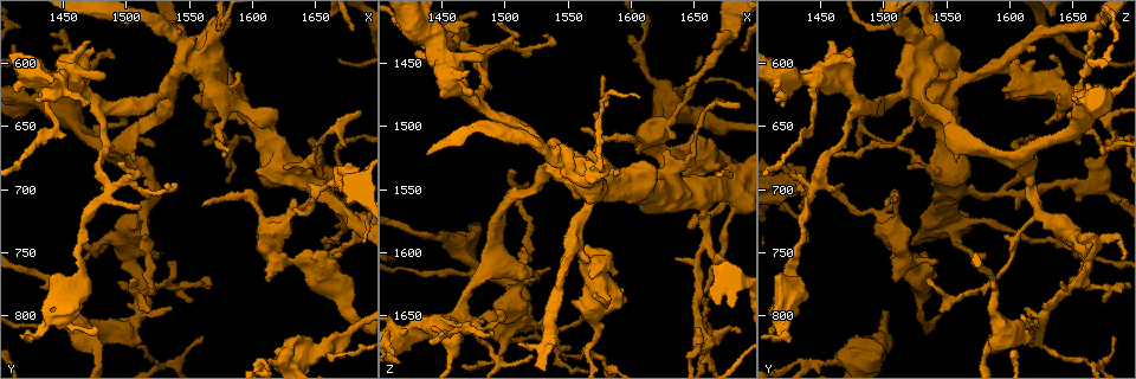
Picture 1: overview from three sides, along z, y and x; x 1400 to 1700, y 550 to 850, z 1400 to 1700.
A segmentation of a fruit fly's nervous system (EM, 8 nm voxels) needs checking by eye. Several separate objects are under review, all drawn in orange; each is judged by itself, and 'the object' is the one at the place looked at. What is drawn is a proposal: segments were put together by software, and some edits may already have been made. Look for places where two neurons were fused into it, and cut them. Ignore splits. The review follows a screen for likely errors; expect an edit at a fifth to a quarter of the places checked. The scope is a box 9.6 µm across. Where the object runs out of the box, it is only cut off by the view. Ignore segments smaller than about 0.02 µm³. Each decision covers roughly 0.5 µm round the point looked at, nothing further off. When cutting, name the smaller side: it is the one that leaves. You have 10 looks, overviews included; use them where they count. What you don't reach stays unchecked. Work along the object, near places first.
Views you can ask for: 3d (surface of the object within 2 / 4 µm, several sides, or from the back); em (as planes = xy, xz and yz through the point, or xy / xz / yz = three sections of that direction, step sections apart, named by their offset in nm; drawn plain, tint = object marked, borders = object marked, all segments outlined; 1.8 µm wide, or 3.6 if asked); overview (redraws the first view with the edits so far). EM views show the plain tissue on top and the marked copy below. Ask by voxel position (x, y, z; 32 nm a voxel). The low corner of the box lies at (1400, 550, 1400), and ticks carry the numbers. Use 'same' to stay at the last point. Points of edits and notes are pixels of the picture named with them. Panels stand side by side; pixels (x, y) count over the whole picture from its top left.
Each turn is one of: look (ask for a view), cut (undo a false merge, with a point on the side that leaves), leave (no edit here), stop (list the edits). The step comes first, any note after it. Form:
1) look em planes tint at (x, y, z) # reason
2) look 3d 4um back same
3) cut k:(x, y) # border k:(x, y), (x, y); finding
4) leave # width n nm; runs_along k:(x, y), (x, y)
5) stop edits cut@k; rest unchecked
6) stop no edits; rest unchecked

look em planes tint at (1612, 734, 1504) # calibre changes

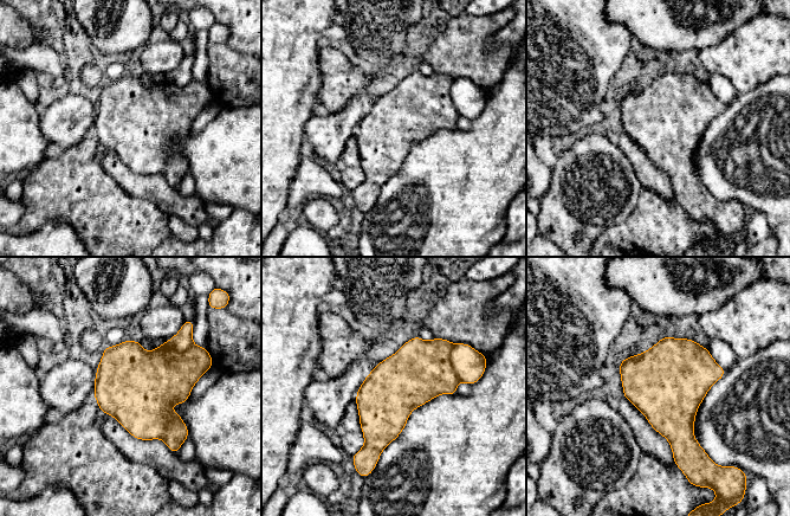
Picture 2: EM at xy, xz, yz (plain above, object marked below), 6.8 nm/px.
cut 2:(470, 365) # border 2:(453, 344), (451, 362), (460, 380); two neurons meet here

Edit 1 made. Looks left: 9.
look overview

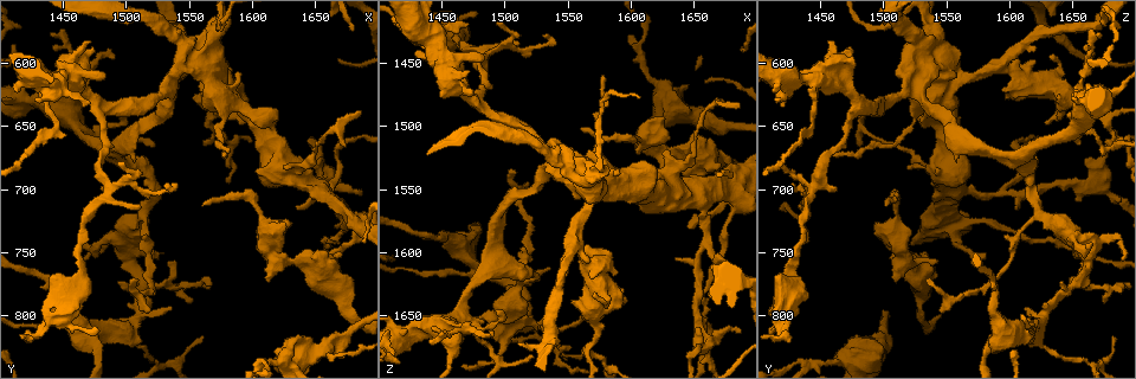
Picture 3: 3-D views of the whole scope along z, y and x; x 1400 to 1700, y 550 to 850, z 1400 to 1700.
look em planes tint at (1682, 724, 1544) # closes a loop

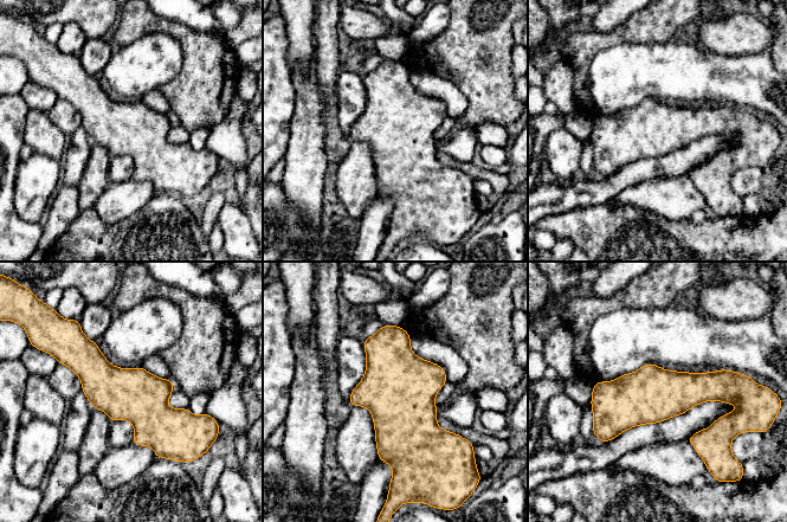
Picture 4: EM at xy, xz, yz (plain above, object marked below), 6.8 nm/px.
leave # continuous, no second neuron

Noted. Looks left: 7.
look 3d 2um at (1656, 696, 1670) # sharp bend

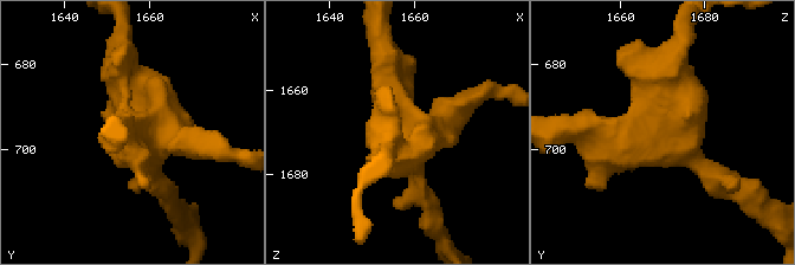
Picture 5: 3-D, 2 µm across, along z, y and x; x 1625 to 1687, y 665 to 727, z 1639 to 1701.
look em planes tint at (1657, 697, 1670) # need the tissue

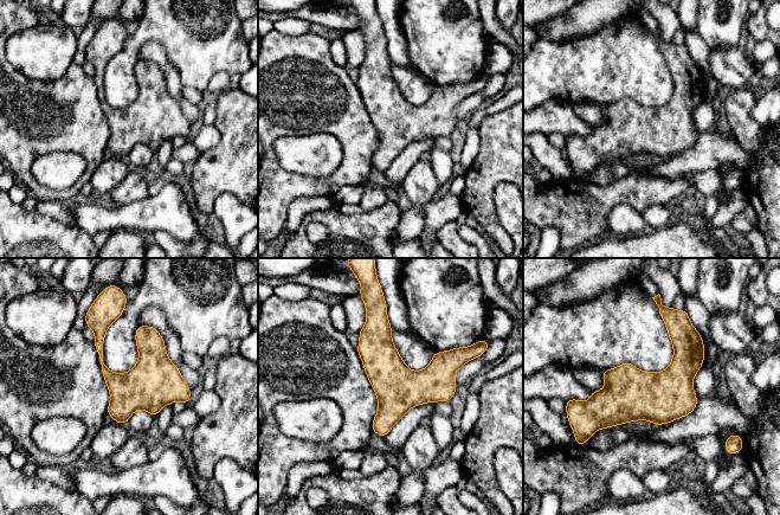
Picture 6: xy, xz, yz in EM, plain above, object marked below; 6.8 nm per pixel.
leave # continuous, no second neuron

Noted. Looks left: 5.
look em xy step 16 tint at (1416, 628, 1664) # sudden change in width

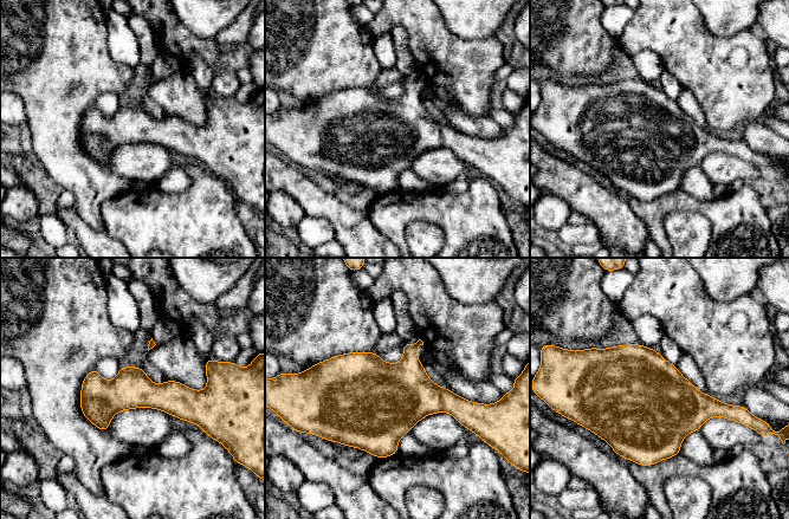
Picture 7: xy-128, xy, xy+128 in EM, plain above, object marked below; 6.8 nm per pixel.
look em planes tint same # cut it another way

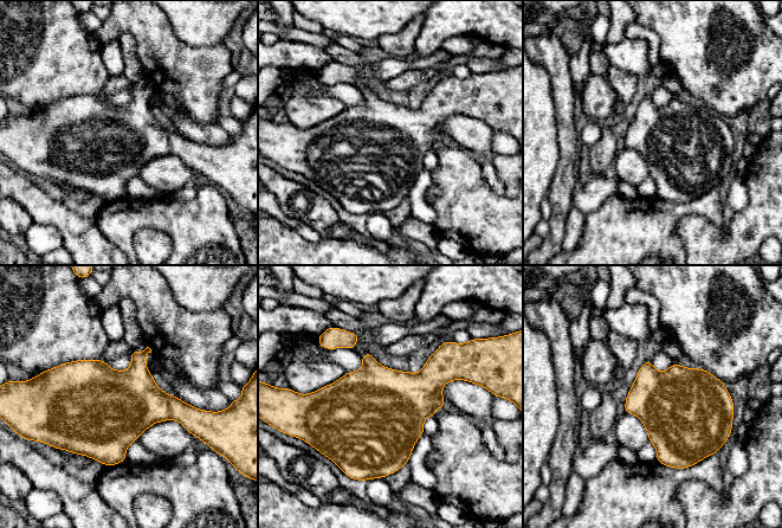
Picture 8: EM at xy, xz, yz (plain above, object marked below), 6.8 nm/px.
leave # all the same neuron

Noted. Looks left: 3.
look em 3.6um xz step 16 tint at (1548, 602, 1534) # sharp bend

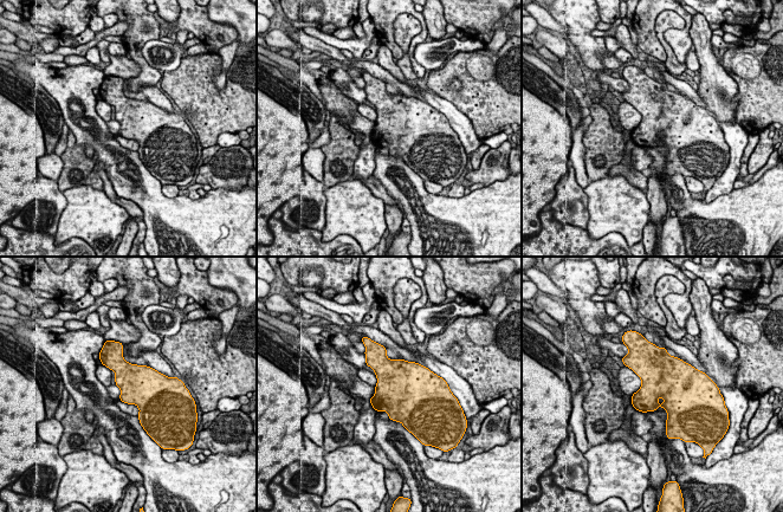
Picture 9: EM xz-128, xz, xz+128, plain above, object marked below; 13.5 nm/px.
look em 3.6um yz step 8 tint same

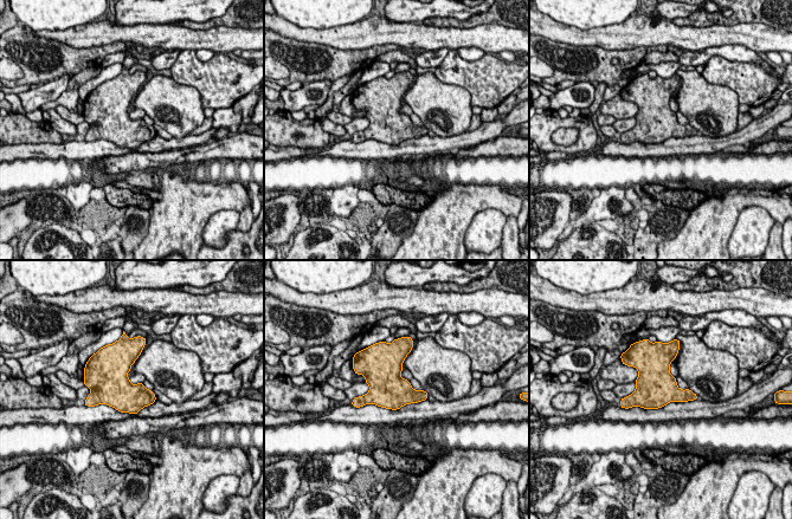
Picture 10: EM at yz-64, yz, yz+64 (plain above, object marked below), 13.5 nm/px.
leave # continuous, no second neuron

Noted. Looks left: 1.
stop edits cut@2; rest unchecked

